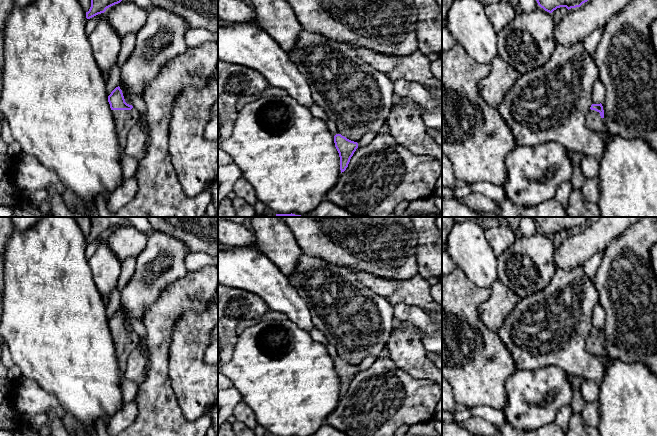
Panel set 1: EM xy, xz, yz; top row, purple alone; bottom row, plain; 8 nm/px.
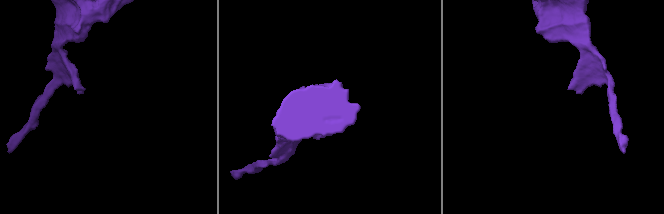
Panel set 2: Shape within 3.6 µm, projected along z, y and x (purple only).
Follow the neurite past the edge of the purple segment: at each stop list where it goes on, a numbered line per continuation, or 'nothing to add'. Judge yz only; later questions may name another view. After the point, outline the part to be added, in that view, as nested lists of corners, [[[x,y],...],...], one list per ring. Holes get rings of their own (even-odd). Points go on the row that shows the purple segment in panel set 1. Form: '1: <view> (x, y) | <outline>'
1: yz (594, 122) | [[[588,110],[586,114],[586,126],[595,133],[607,132],[604,119],[595,110]]]

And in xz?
nothing to add

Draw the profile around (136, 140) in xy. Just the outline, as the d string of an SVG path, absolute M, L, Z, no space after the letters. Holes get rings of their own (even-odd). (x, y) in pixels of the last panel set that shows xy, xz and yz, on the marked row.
M139 124L133 126L128 135L124 148L124 154L138 160L143 158L146 145L146 136Z

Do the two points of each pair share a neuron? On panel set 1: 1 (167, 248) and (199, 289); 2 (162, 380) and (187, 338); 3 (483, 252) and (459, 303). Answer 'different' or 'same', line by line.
1: different
2: different
3: different

